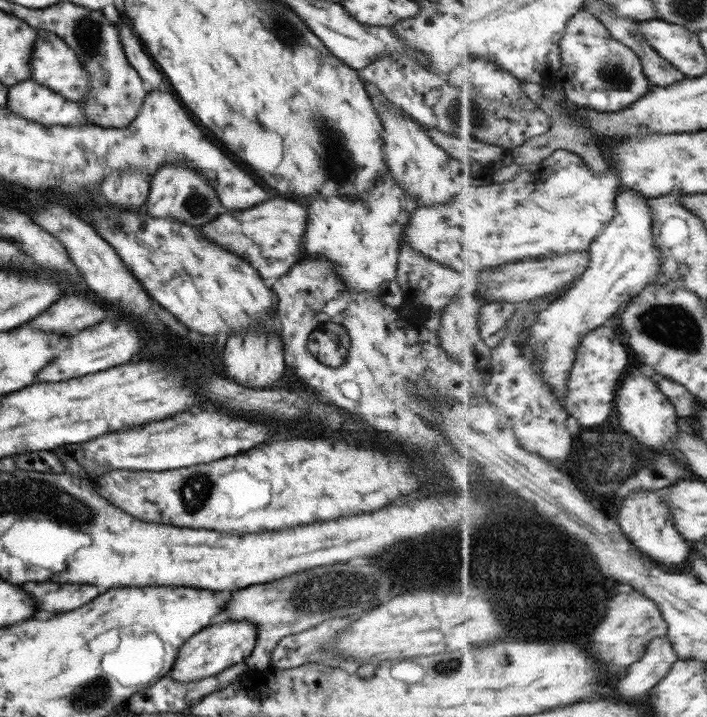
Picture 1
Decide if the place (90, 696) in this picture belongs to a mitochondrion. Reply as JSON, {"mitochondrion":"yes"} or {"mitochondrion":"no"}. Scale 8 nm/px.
{"mitochondrion":"yes"}

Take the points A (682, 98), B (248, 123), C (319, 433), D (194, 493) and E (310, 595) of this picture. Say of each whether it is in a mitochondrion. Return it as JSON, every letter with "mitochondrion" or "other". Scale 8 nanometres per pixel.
{"A":"other","B":"other","C":"other","D":"mitochondrion","E":"mitochondrion"}

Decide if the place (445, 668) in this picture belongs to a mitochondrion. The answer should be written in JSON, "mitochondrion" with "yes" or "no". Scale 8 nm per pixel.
{"mitochondrion":"no"}

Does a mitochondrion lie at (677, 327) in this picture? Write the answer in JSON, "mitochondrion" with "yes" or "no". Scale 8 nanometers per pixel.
{"mitochondrion":"yes"}

